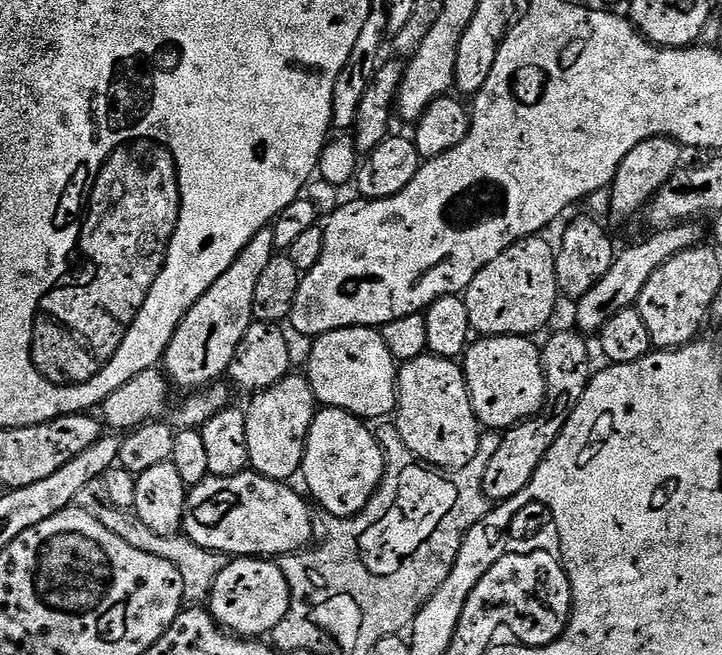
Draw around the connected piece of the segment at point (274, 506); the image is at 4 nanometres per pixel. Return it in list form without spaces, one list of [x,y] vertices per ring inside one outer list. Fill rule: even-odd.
[[[251,470],[233,476],[209,474],[205,480],[188,488],[183,535],[200,547],[223,552],[229,558],[279,558],[301,551],[314,540],[312,512],[308,509],[309,501],[303,495],[300,497],[292,486],[291,483],[271,480]]]

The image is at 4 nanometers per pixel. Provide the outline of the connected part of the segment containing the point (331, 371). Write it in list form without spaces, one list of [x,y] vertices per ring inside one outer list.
[[[339,328],[315,337],[311,341],[312,353],[308,356],[306,375],[317,401],[326,408],[341,408],[365,422],[391,417],[396,410],[398,395],[398,362],[390,354],[386,342],[376,328]]]

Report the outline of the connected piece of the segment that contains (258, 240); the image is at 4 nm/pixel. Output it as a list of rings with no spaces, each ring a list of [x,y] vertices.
[[[270,234],[255,236],[240,251],[230,269],[185,314],[171,336],[162,361],[167,377],[174,384],[176,382],[183,390],[195,390],[219,381],[227,373],[237,346],[254,323],[255,287],[275,254],[276,247]]]

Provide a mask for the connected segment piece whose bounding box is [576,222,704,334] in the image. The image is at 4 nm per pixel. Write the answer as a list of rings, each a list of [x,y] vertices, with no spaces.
[[[677,222],[668,225],[667,228],[653,231],[651,234],[653,236],[646,237],[641,244],[626,249],[624,253],[621,251],[605,276],[588,293],[579,297],[580,301],[576,304],[576,320],[580,323],[578,328],[581,333],[599,333],[600,328],[606,326],[606,322],[610,322],[614,314],[618,314],[618,310],[635,305],[642,294],[642,286],[650,282],[654,270],[658,270],[658,266],[674,258],[674,254],[682,254],[686,250],[697,247],[704,236],[703,230],[696,225],[696,222]]]

